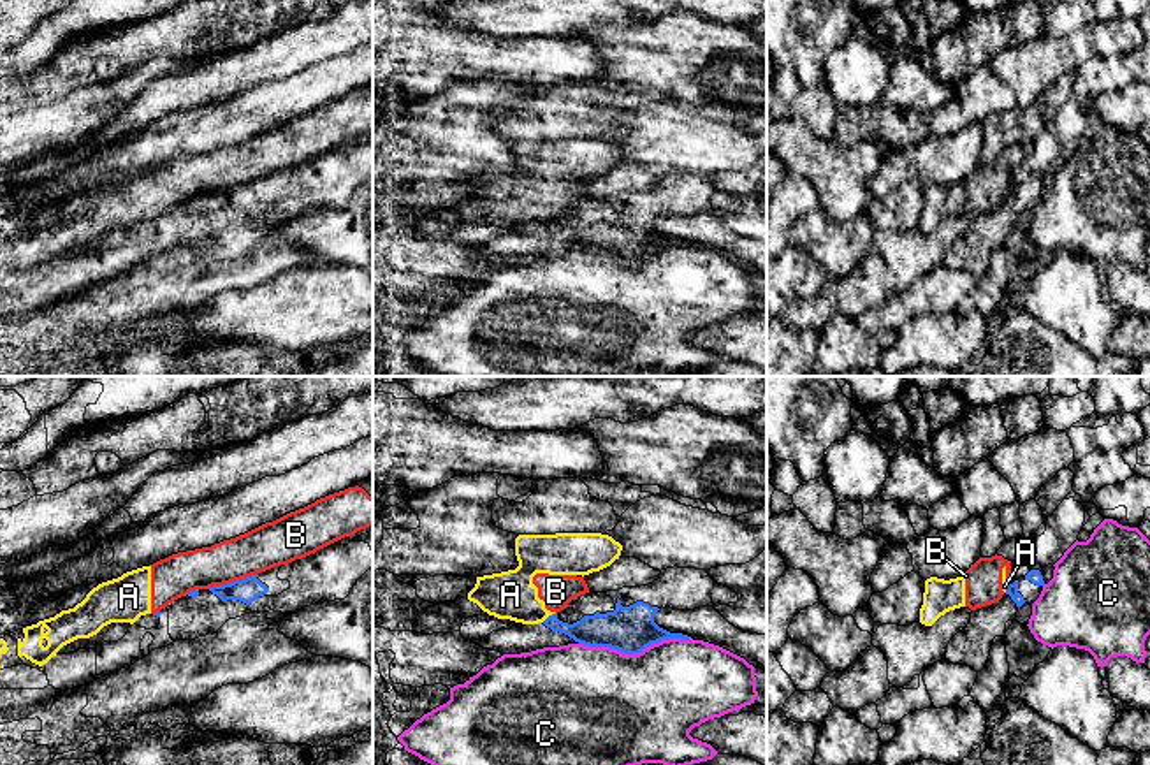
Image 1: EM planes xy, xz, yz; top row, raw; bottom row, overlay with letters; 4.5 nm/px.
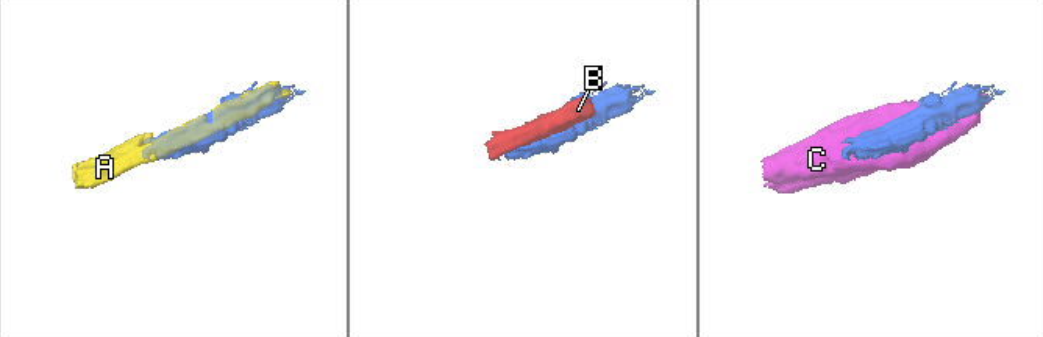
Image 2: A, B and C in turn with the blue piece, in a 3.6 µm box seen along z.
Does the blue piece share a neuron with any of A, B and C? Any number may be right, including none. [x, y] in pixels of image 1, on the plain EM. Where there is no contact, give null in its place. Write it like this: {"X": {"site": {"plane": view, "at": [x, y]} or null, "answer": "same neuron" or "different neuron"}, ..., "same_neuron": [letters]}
{"A": {"site": {"plane": "xz", "at": [549, 222]}, "answer": "different neuron"}, "B": {"site": {"plane": "xy", "at": [231, 189]}, "answer": "different neuron"}, "C": {"site": {"plane": "xz", "at": [633, 259]}, "answer": "different neuron"}, "same_neuron": []}

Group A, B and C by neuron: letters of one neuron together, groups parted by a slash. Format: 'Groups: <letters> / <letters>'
Groups: A B / C

